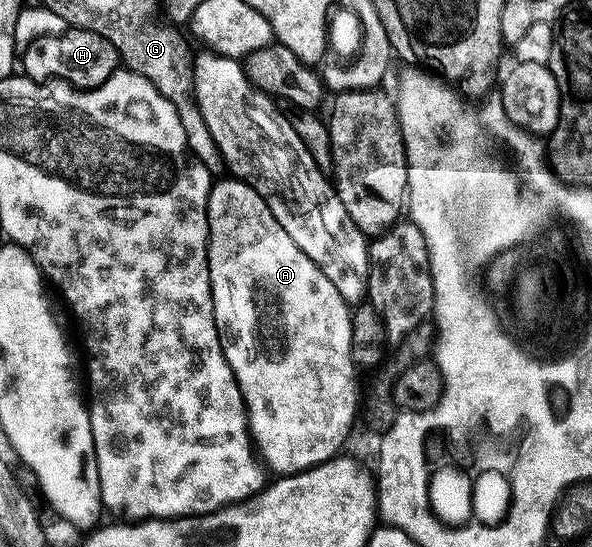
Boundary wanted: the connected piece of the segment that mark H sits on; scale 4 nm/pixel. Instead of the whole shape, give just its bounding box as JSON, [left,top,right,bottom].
[20,29,121,89]

